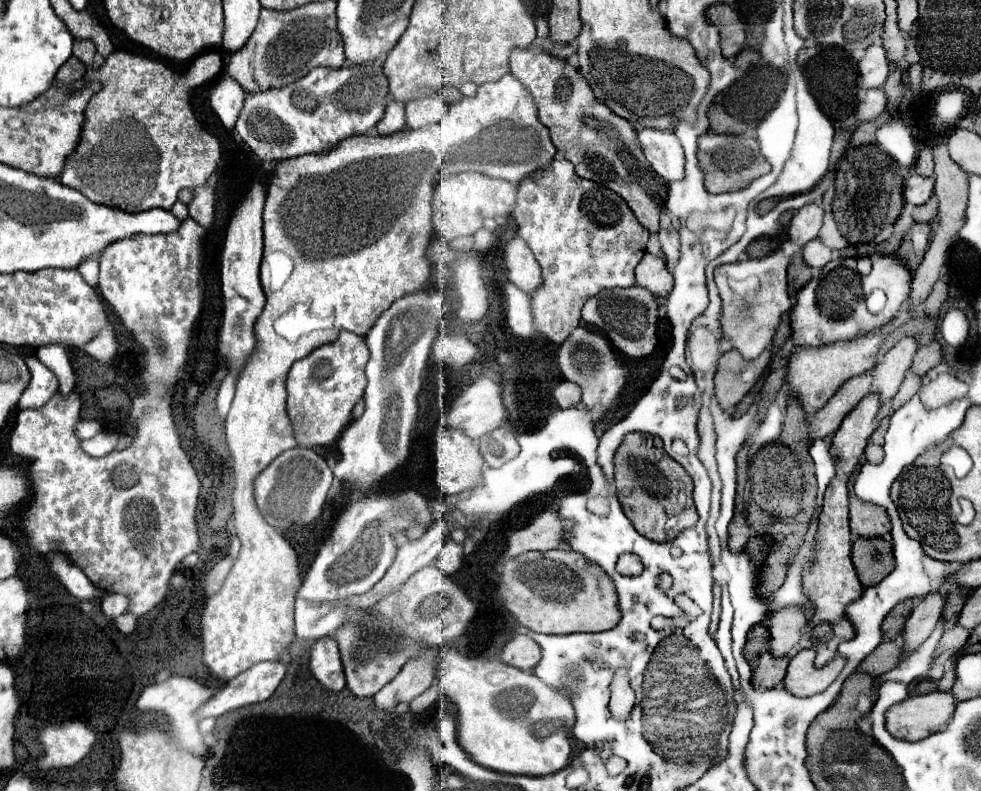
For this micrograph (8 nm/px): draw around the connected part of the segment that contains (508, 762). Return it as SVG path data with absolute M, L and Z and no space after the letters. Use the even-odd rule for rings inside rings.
M442 648L438 660L438 680L442 692L458 708L458 742L474 762L504 774L554 774L570 764L570 734L576 722L572 700L566 692L544 684L532 672L524 672L496 658L468 658L456 650Z

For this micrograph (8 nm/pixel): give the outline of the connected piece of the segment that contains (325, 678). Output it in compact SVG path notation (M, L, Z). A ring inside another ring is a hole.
M329 636L312 645L309 669L312 676L330 692L340 692L346 686L338 645Z

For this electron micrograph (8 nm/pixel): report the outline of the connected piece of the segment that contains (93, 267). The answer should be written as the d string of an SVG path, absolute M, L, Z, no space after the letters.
M87 259L83 261L78 267L78 271L84 280L91 286L96 287L99 276L99 262L96 259Z

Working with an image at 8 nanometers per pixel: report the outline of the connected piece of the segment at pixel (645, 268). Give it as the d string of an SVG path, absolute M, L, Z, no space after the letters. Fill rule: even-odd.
M646 252L644 258L640 260L638 268L636 268L636 284L644 286L652 294L664 298L674 288L674 278L666 270L664 260L660 260L658 256L652 256L652 254Z

